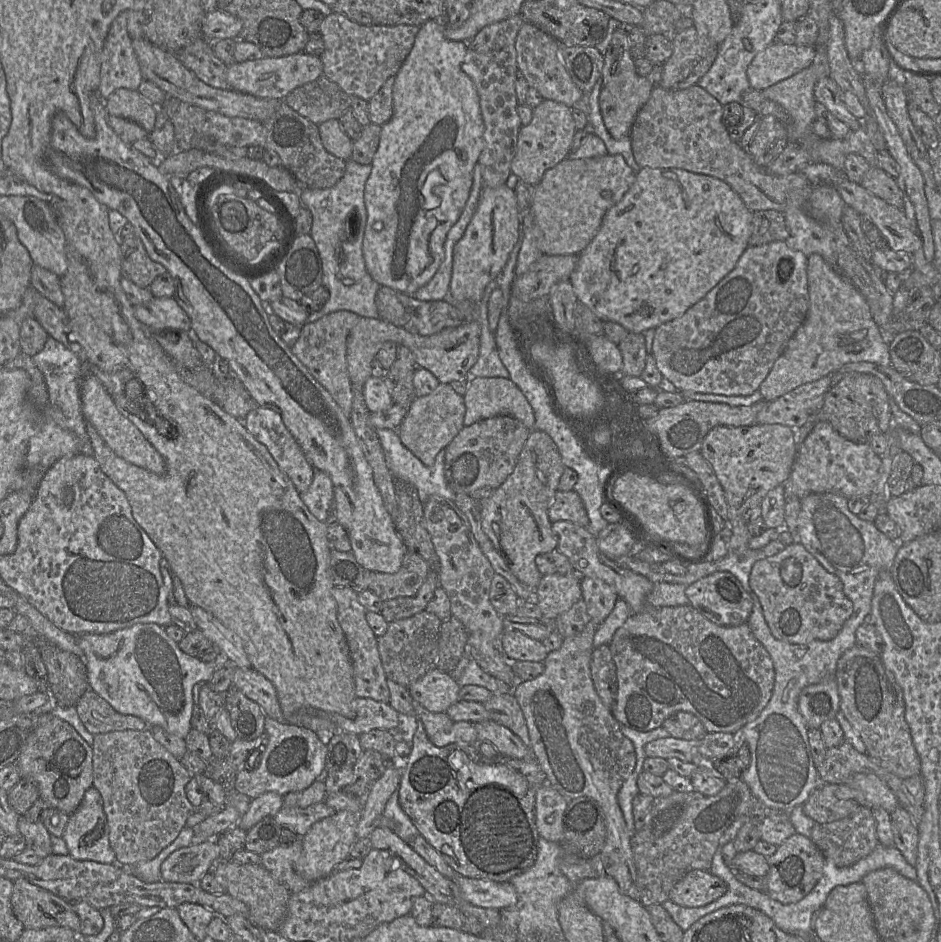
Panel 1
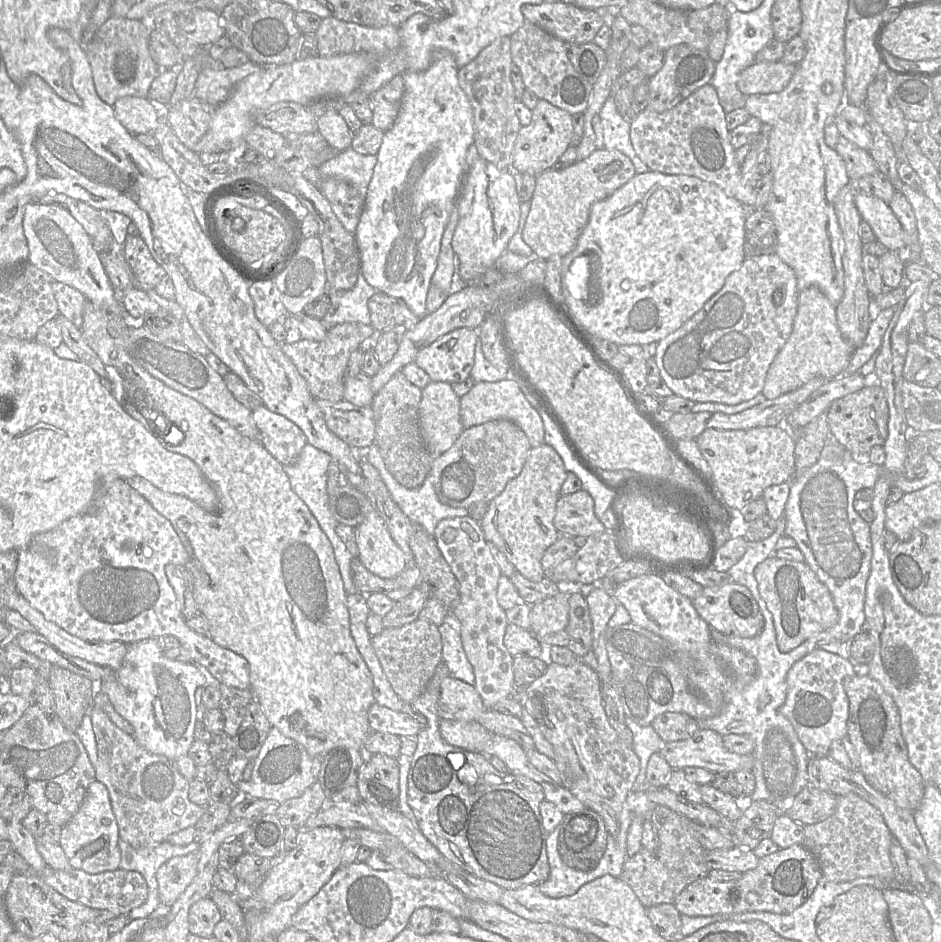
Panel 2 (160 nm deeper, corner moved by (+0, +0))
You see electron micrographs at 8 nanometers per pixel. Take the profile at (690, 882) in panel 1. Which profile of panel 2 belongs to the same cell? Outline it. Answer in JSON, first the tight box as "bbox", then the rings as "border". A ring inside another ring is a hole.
{"bbox":[674,844,823,916],"border":[[[795,844],[759,859],[756,868],[734,881],[718,881],[705,876],[689,884],[677,897],[674,906],[687,916],[735,915],[745,912],[789,914],[804,904],[823,877],[814,855],[803,845]]]}

